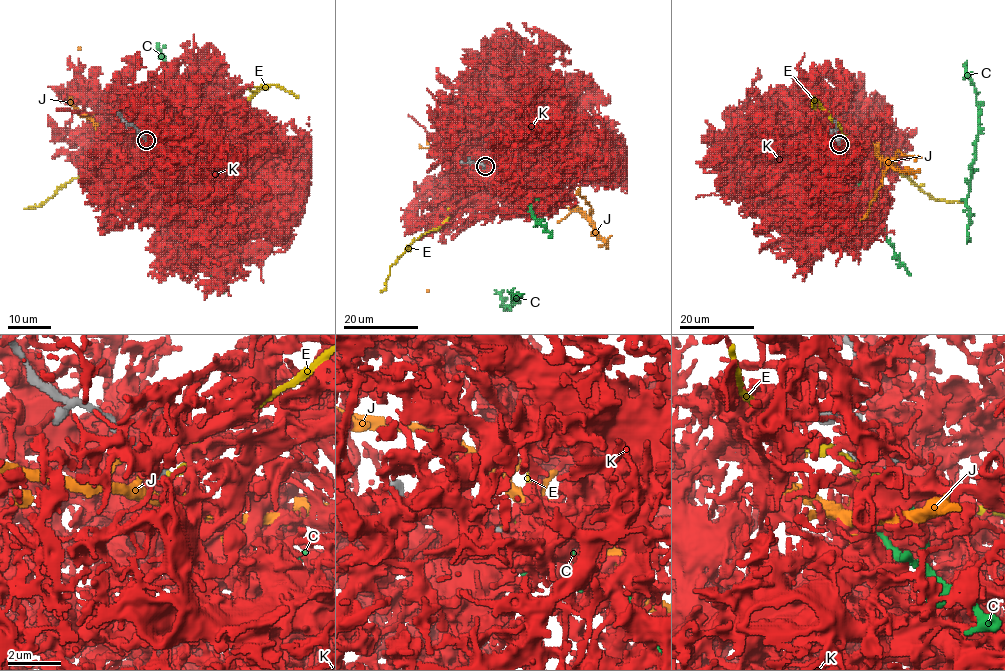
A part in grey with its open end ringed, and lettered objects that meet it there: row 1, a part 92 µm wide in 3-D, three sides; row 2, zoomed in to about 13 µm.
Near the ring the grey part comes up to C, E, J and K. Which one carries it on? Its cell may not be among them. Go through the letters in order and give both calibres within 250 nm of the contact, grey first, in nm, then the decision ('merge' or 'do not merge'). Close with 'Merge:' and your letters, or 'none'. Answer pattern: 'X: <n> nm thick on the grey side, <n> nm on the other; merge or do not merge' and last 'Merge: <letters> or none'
C: 400 nm thick on the grey side, 200 nm on the other; merge
E: 400 nm thick on the grey side, 200 nm on the other; do not merge
J: 400 nm thick on the grey side, 440 nm on the other; do not merge
K: 400 nm thick on the grey side, 400 nm on the other; do not merge
Merge: C

